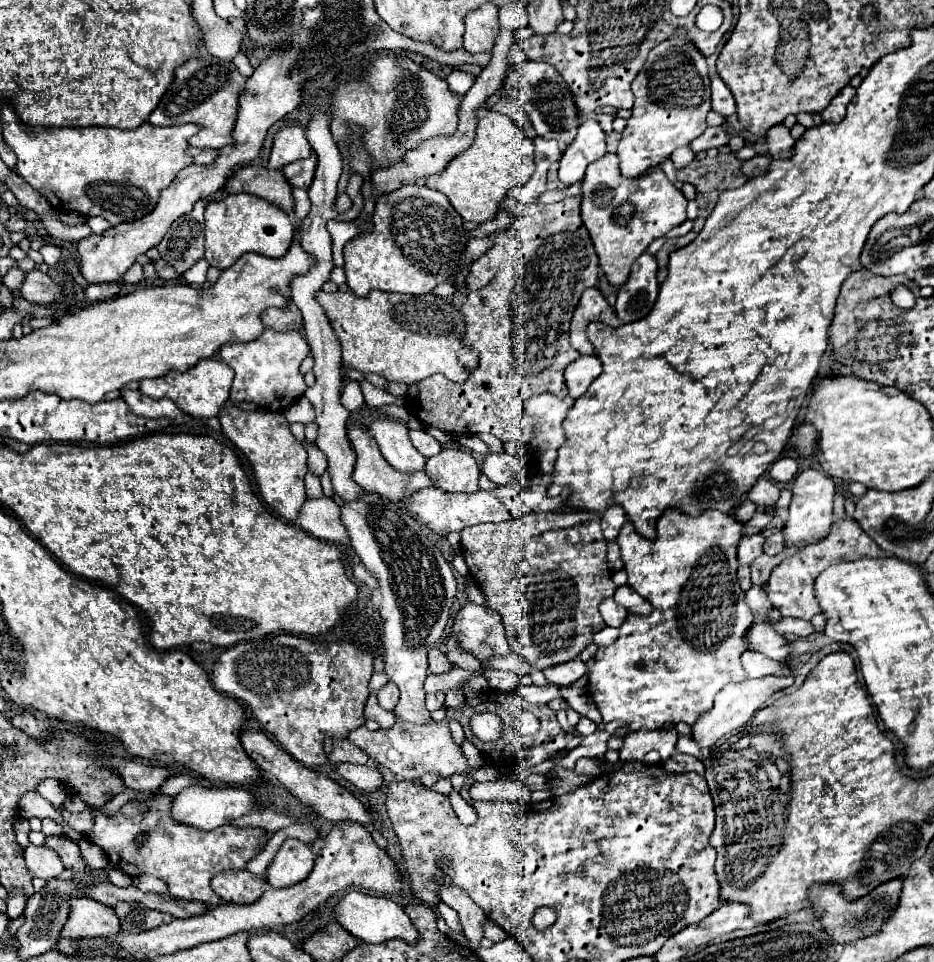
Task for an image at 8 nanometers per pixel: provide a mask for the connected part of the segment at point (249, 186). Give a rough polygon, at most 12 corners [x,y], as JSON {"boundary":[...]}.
{"boundary":[[244,166],[226,180],[230,194],[256,194],[286,212],[292,186],[280,170]]}

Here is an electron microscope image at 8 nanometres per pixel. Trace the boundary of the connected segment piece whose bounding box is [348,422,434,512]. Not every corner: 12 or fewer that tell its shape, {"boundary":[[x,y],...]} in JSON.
{"boundary":[[358,422],[356,450],[354,480],[406,512],[406,496],[434,486],[424,470],[404,474],[382,458]]}

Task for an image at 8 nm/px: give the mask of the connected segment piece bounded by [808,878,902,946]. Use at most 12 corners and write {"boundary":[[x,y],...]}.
{"boundary":[[902,878],[846,900],[814,884],[808,900],[836,946],[876,934],[892,916]]}

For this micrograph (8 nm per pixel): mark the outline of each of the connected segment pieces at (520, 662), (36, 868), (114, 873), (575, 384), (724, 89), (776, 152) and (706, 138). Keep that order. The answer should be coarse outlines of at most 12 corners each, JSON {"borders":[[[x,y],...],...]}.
{"borders":[[[510,652],[492,656],[482,668],[510,670],[518,676],[530,672],[530,664]],[[30,844],[24,860],[32,878],[60,876],[64,864],[48,846]],[[108,866],[107,879],[118,887],[132,884],[132,878]],[[594,354],[580,356],[564,370],[570,396],[580,398],[600,376]],[[712,74],[712,110],[724,118],[736,112],[732,92]],[[784,124],[768,130],[766,146],[772,158],[788,158],[794,138]],[[716,126],[706,128],[692,150],[720,148],[728,142],[728,134]]]}

